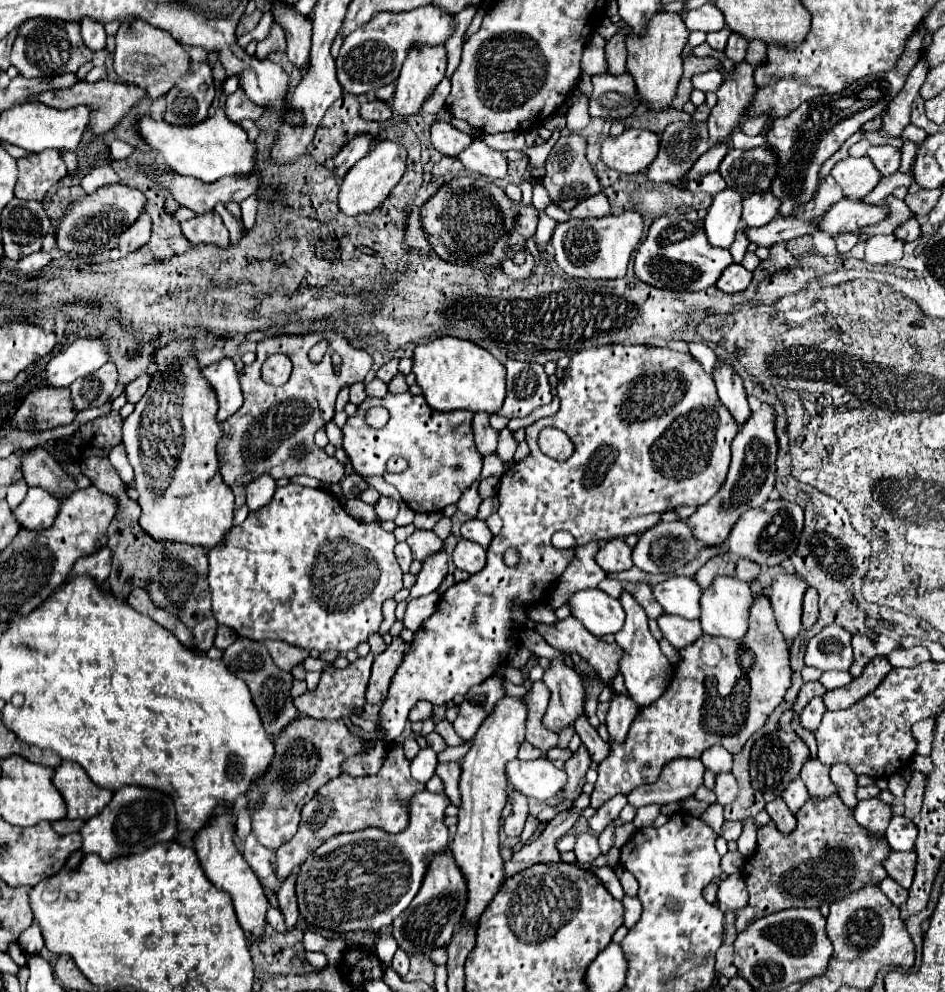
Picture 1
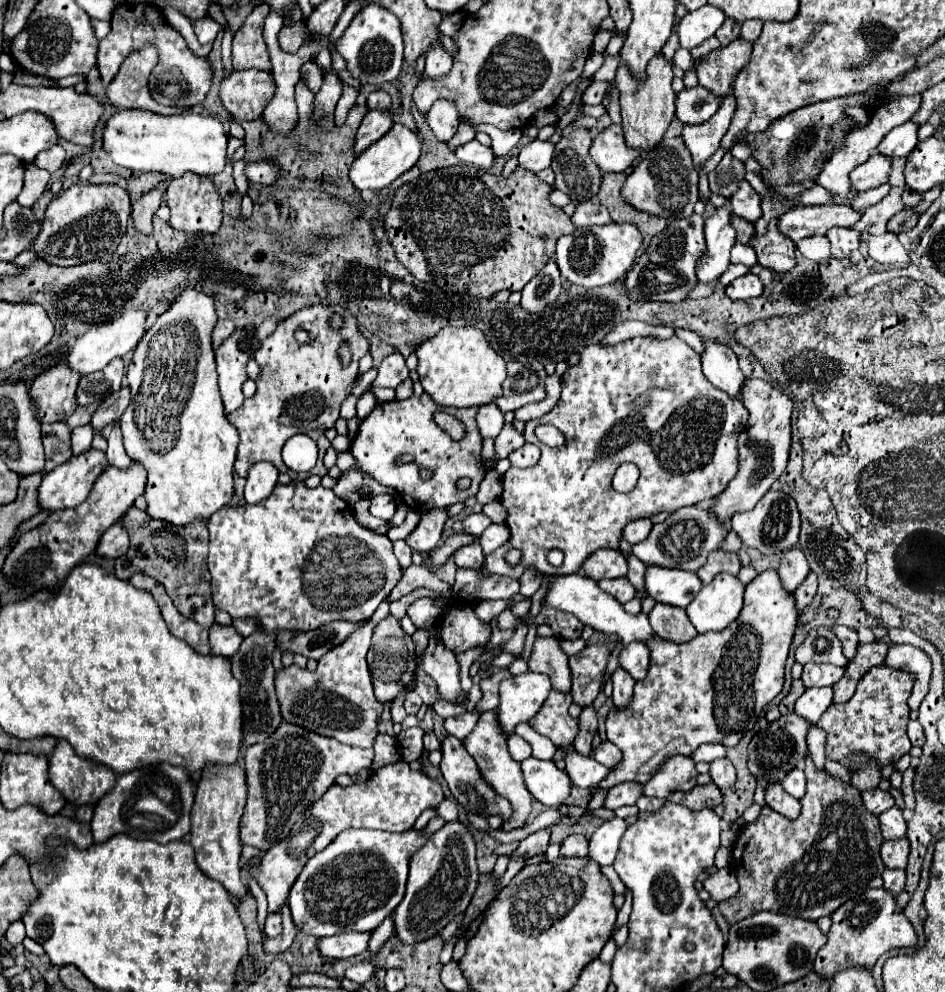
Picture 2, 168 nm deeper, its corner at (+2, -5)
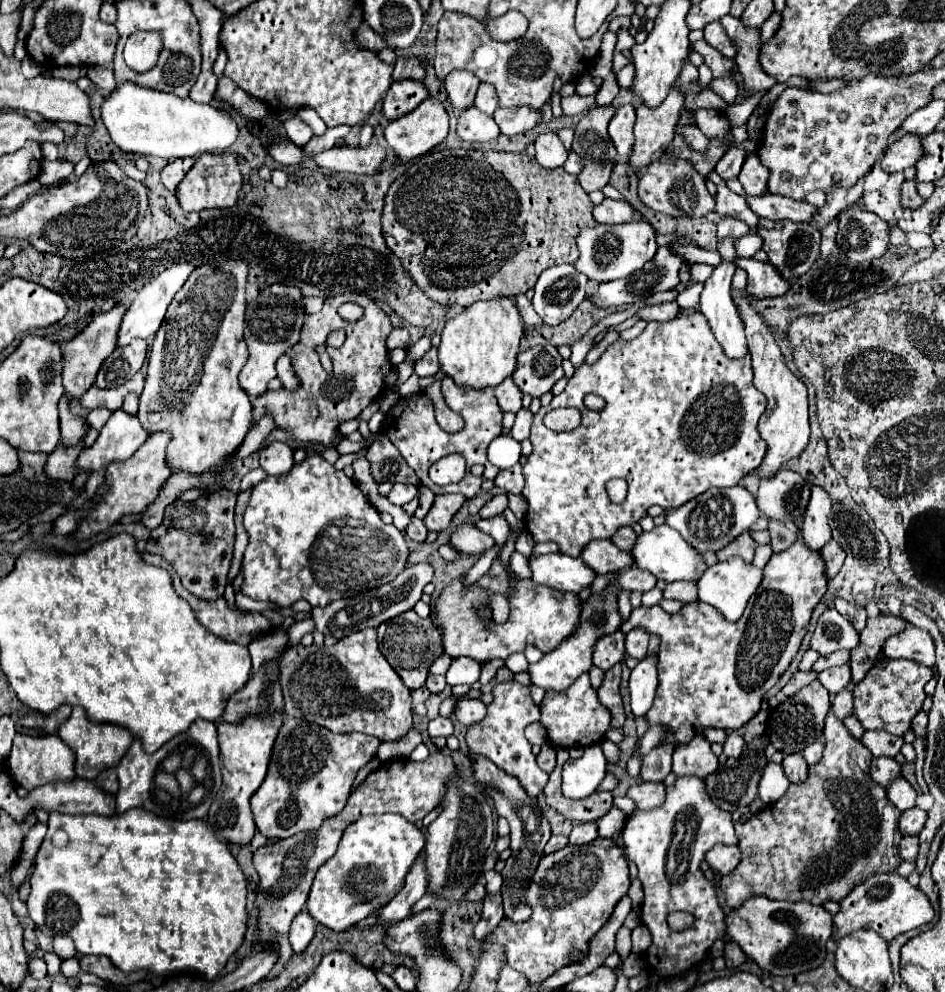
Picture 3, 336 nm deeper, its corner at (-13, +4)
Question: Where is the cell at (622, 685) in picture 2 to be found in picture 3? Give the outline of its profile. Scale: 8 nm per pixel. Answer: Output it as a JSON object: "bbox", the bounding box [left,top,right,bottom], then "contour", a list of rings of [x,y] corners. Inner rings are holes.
{"bbox":[625,631,649,661],"contour":[[[629,631],[625,639],[625,653],[637,661],[647,657],[647,643],[649,643],[649,633],[645,631]]]}

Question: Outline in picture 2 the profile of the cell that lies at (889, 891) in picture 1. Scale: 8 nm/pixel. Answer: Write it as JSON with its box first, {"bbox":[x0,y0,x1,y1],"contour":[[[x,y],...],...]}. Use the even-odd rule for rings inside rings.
{"bbox":[884,868,906,894],"contour":[[[886,868],[884,874],[884,888],[890,890],[892,894],[900,894],[904,890],[904,882],[906,882],[906,872],[900,868]]]}

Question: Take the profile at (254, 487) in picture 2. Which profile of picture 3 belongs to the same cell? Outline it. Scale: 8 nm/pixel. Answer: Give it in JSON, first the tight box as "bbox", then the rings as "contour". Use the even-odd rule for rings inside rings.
{"bbox":[261,443,293,475],"contour":[[[271,443],[261,451],[261,469],[267,475],[285,475],[293,467],[293,451],[285,443]]]}

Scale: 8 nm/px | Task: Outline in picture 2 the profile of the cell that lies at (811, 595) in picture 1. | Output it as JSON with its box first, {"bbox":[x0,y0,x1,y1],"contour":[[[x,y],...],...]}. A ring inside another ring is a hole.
{"bbox":[796,572,818,612],"contour":[[[810,572],[804,580],[804,584],[800,584],[800,588],[796,588],[796,604],[798,604],[798,610],[802,612],[814,598],[816,594],[816,588],[818,588],[818,576],[816,572]]]}

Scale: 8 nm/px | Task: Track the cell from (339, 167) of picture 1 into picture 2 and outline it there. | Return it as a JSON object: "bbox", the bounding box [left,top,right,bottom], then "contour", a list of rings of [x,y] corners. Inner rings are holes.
{"bbox":[356,110,392,154],"contour":[[[368,110],[358,134],[356,134],[356,154],[364,152],[370,144],[380,140],[392,128],[392,112],[388,110]]]}

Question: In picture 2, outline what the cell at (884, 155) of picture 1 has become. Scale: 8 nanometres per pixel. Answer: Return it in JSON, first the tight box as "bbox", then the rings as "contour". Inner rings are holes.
{"bbox":[878,120,920,158],"contour":[[[912,120],[892,128],[892,132],[888,132],[888,136],[880,142],[878,152],[888,158],[906,158],[918,144],[918,128],[920,126]]]}

